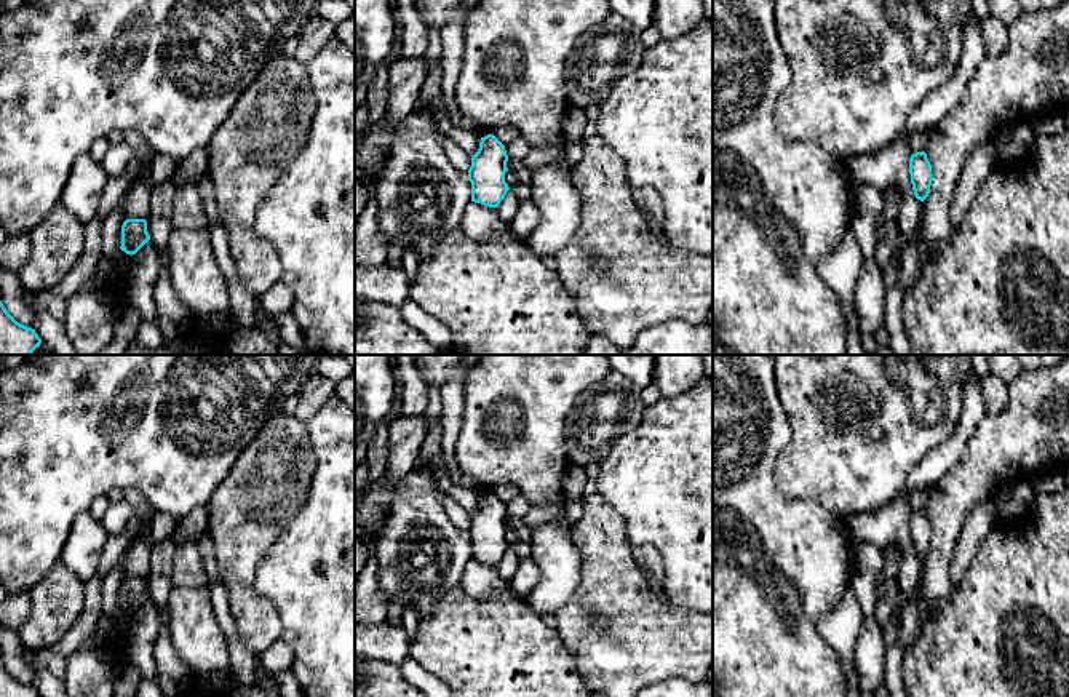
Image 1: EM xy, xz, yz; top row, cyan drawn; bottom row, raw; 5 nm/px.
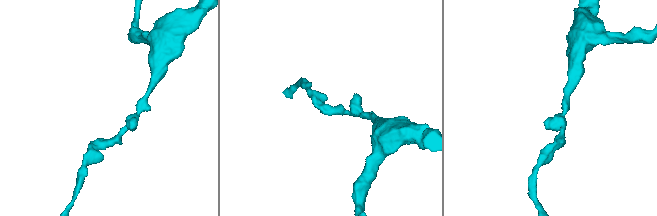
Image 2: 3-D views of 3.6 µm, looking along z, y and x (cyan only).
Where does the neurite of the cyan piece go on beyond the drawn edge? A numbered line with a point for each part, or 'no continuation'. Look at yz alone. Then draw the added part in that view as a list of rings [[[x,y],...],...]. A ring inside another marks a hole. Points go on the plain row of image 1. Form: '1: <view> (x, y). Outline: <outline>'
no continuation

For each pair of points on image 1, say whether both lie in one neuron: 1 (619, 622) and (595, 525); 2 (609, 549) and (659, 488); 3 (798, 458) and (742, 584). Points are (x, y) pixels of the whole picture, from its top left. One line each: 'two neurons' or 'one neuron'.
1: one neuron
2: two neurons
3: two neurons

